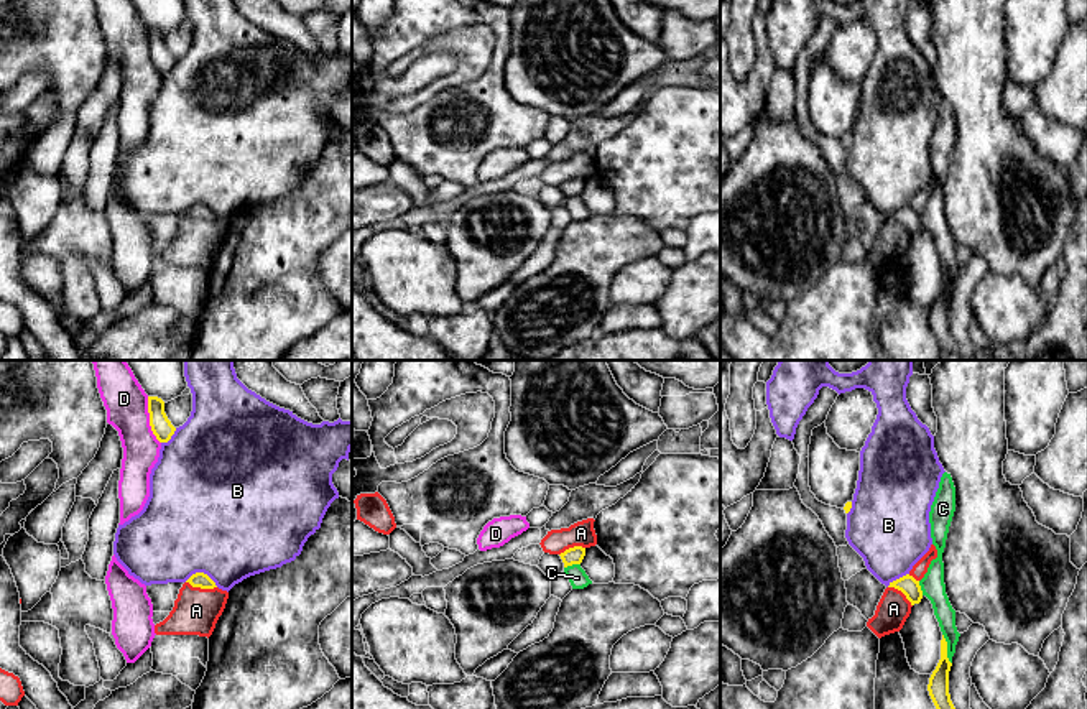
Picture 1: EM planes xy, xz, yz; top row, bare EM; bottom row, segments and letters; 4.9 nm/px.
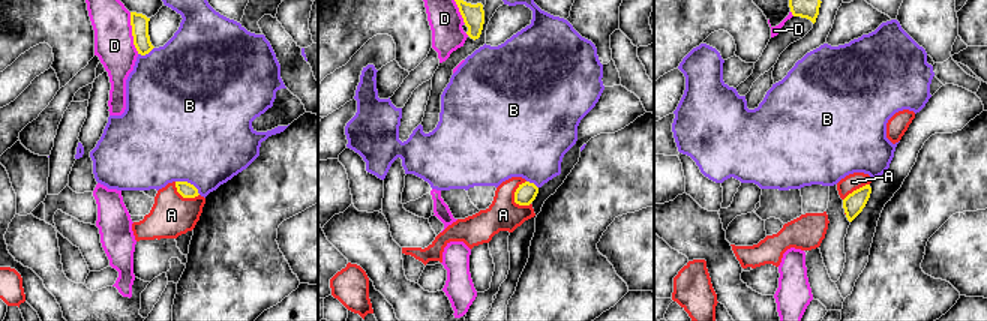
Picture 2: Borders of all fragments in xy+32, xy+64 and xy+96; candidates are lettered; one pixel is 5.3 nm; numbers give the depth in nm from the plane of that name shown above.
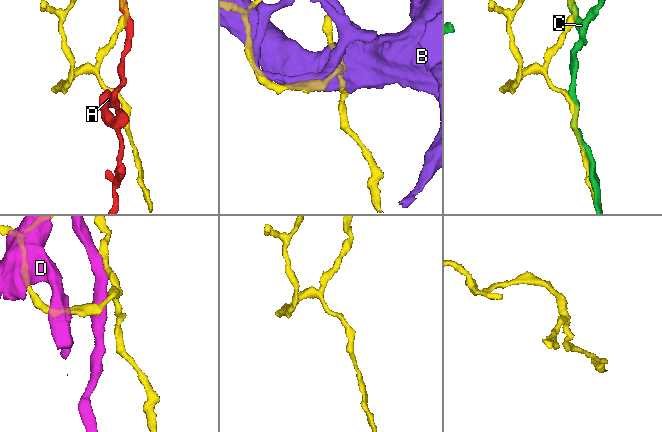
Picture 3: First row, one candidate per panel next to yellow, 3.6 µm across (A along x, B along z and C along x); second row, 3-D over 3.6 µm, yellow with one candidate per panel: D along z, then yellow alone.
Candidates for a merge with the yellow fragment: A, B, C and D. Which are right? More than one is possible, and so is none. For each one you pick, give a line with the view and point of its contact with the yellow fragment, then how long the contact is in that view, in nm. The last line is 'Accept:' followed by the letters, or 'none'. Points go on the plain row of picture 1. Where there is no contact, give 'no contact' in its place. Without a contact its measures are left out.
Accept: none

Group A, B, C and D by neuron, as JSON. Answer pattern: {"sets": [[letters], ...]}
{"sets": [["A"], ["B"], ["C"], ["D"]]}

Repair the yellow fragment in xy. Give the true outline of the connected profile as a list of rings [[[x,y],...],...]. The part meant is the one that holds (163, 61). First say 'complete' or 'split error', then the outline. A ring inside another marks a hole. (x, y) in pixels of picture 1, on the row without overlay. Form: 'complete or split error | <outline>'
complete | [[[148,28],[150,58],[160,74],[168,74],[176,59],[164,44],[164,33],[158,28]]]

